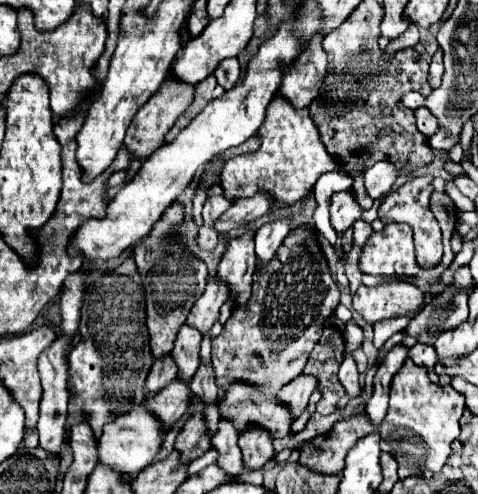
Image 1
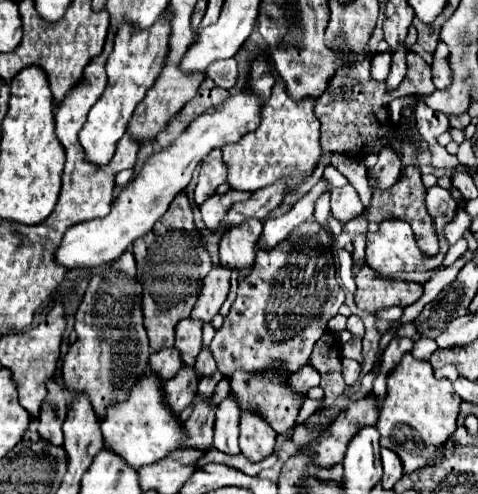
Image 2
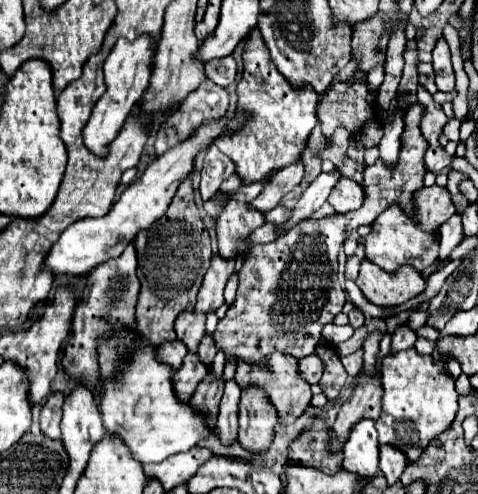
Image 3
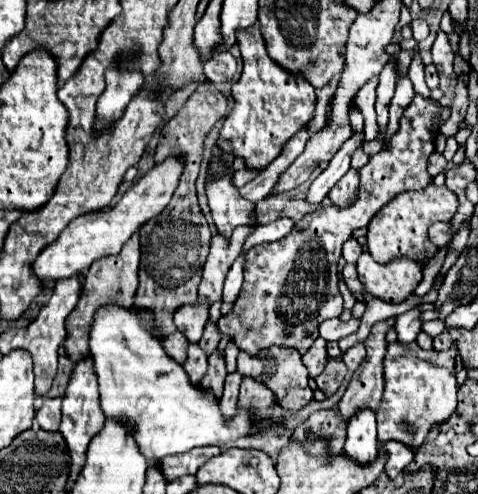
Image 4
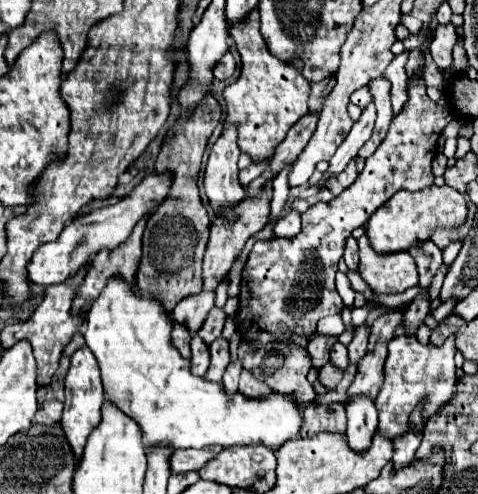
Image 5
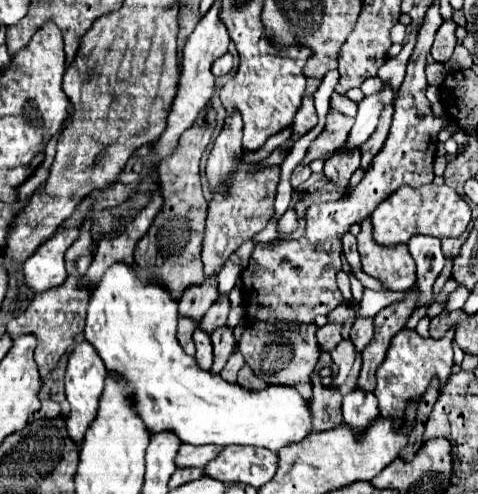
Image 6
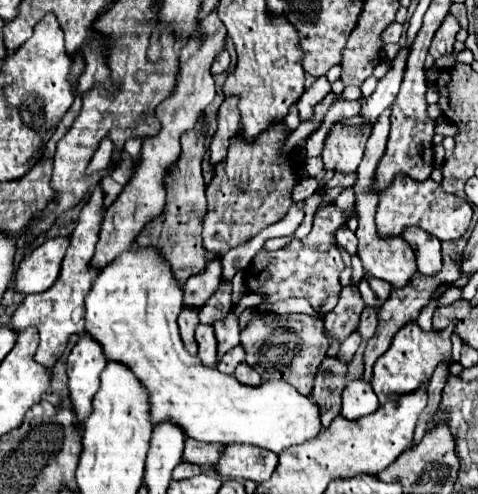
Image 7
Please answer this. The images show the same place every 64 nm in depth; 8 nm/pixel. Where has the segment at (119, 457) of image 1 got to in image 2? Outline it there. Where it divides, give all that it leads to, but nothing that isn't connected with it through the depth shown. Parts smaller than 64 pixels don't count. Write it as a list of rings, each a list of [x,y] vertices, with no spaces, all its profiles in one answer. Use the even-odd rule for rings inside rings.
[[[150,374],[142,378],[140,384],[136,384],[126,402],[108,408],[108,416],[100,428],[104,436],[102,448],[108,452],[116,452],[116,456],[120,456],[128,466],[136,470],[140,466],[162,460],[170,452],[182,448],[182,440],[186,440],[186,430],[164,404],[162,382]]]

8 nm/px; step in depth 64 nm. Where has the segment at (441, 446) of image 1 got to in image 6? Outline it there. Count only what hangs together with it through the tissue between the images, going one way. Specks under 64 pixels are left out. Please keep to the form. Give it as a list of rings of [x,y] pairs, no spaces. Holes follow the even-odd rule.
[[[400,330],[388,348],[386,360],[378,368],[378,386],[376,386],[376,398],[382,418],[394,420],[394,428],[398,430],[404,422],[404,412],[408,404],[416,398],[420,398],[426,388],[430,386],[432,378],[438,378],[440,390],[448,382],[448,376],[452,374],[452,340],[454,332],[448,330],[442,340],[432,338],[420,338],[414,330]]]

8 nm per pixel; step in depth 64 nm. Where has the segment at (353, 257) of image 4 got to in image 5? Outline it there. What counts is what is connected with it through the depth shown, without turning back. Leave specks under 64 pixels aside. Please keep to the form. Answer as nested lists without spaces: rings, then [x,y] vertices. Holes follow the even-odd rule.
[[[352,236],[346,240],[343,259],[349,269],[358,272],[359,247],[357,240]]]

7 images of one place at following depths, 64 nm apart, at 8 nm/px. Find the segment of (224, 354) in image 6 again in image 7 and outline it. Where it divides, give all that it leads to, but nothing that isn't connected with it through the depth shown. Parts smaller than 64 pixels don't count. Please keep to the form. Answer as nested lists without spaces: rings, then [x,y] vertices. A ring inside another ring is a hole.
[[[230,312],[226,320],[220,320],[214,324],[216,344],[218,344],[218,360],[224,356],[224,352],[232,350],[240,344],[240,330],[238,330],[238,318]]]

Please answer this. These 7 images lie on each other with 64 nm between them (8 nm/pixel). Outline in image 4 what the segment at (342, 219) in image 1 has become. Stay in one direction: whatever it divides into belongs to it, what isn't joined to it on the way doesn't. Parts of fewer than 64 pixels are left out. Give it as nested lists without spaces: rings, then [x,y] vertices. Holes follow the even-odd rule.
[[[348,170],[346,176],[340,178],[340,182],[336,182],[336,186],[332,188],[330,192],[330,200],[332,204],[340,206],[340,208],[346,208],[348,204],[352,204],[352,200],[356,200],[356,190],[360,186],[360,180],[358,180],[358,170]]]

